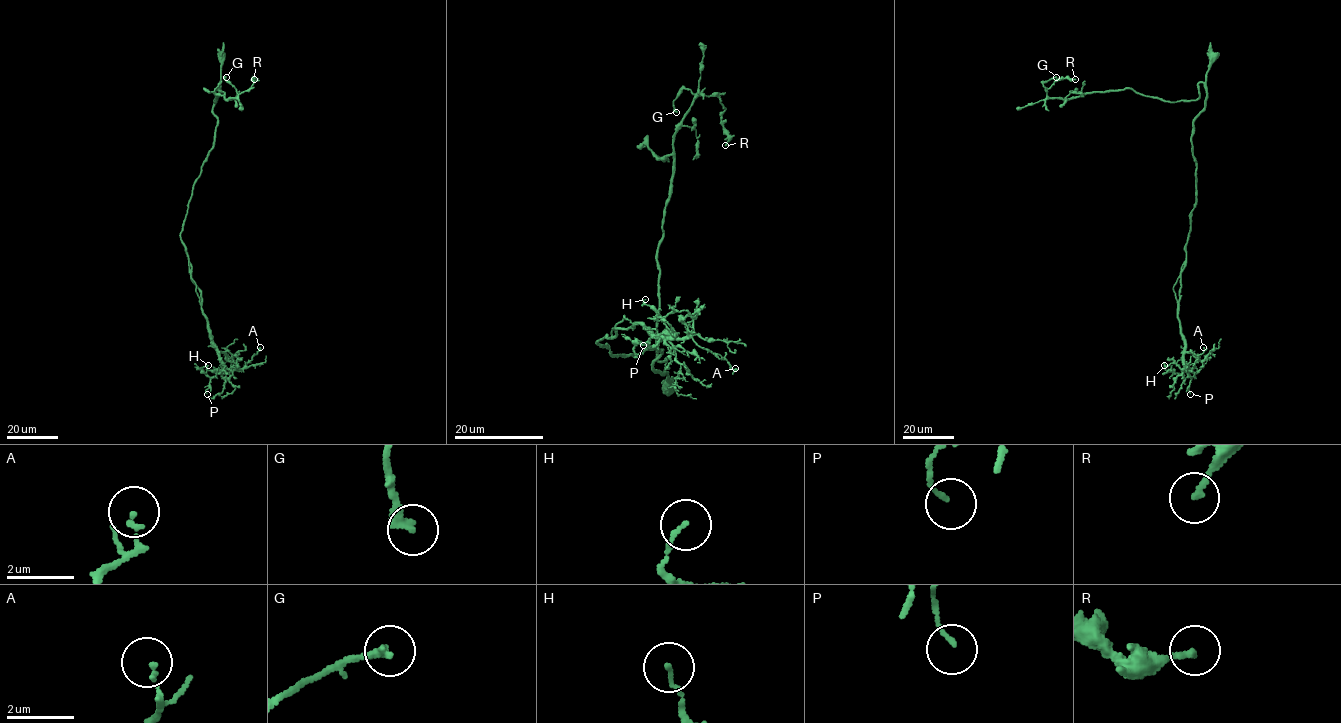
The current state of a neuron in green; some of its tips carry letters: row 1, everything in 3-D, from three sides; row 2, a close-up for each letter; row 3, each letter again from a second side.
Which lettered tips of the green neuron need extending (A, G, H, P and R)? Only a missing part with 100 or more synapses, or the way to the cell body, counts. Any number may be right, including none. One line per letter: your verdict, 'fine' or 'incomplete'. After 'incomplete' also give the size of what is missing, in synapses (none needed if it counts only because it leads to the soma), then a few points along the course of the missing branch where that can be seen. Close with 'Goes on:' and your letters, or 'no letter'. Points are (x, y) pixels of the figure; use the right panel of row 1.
A: fine
G: fine
H: fine
P: fine
R: fine
Goes on: no letter

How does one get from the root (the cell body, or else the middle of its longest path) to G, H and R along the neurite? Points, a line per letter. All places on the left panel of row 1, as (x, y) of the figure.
G: (221, 56), (220, 93), (215, 102), (218, 88), (226, 99), (237, 96), (236, 89), (224, 79), (226, 77)
H: (221, 56), (212, 109), (214, 144), (193, 186), (180, 235), (225, 371), (207, 370), (208, 365)
R: (221, 56), (220, 93), (215, 102), (218, 88), (225, 98), (235, 98), (251, 88), (254, 79)

